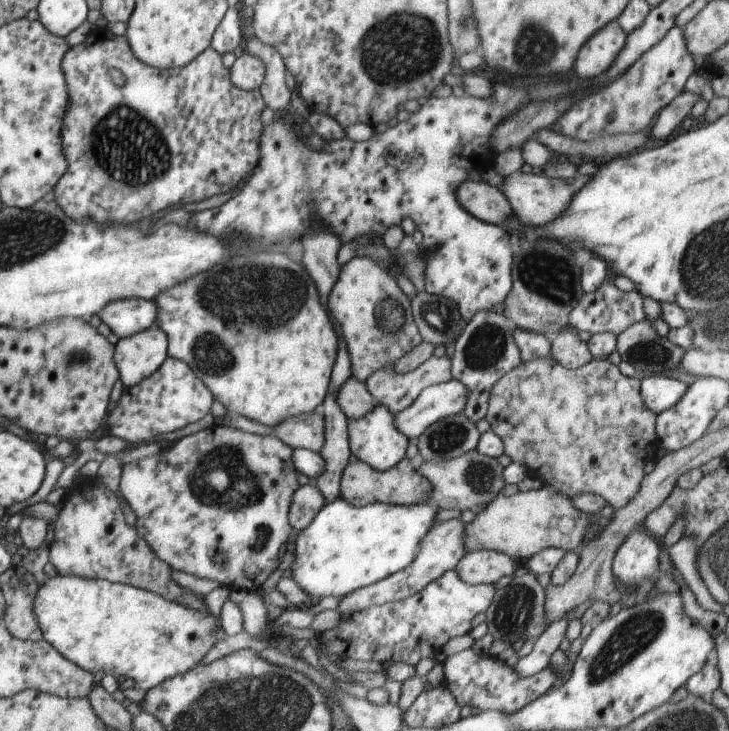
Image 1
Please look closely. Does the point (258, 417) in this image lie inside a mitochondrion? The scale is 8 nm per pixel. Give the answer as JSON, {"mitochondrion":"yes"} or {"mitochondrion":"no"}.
{"mitochondrion":"no"}

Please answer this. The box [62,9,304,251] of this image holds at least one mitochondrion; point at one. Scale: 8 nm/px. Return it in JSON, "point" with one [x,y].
{"point":[133,166]}

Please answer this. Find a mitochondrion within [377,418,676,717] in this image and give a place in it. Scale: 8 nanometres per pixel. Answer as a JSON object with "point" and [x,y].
{"point":[636,634]}

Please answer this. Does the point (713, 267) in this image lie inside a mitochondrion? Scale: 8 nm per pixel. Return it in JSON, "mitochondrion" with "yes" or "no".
{"mitochondrion":"yes"}

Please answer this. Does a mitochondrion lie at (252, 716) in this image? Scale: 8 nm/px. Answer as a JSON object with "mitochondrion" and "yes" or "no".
{"mitochondrion":"yes"}

